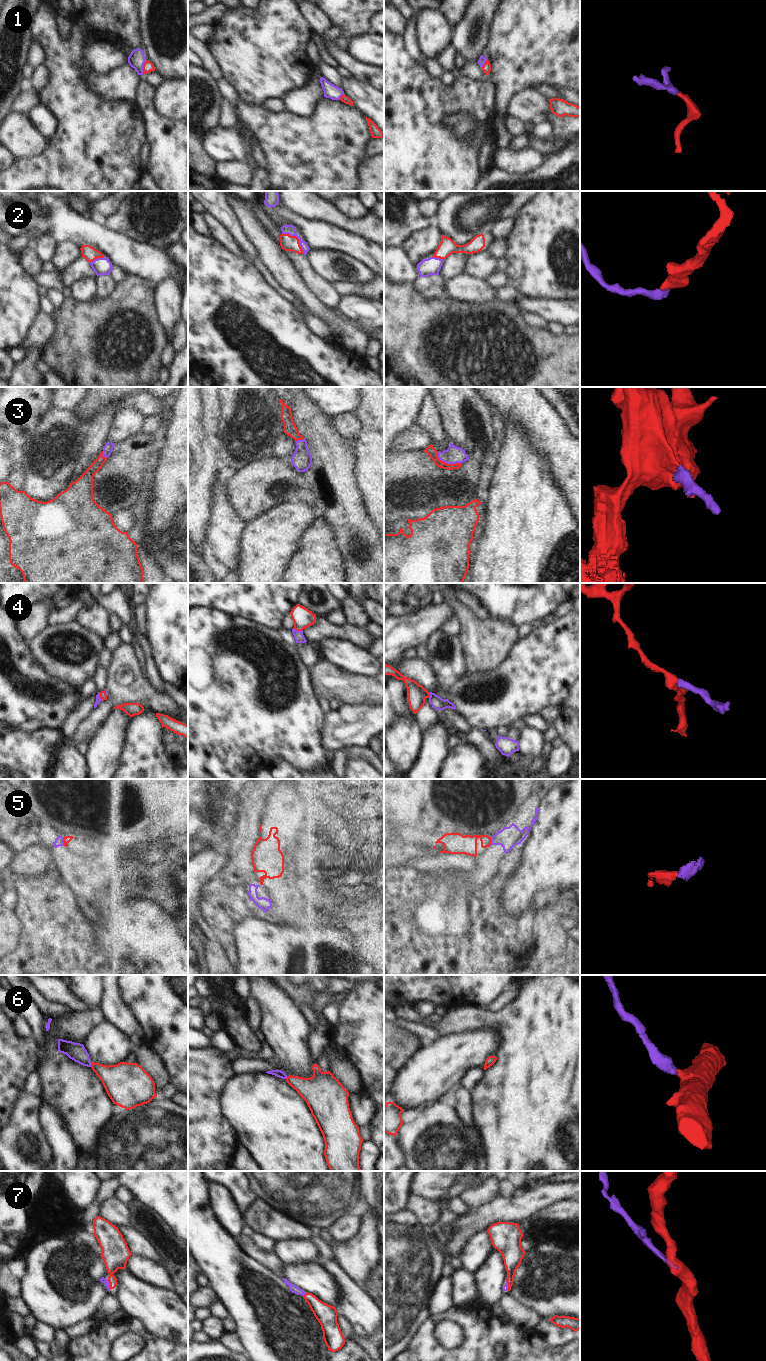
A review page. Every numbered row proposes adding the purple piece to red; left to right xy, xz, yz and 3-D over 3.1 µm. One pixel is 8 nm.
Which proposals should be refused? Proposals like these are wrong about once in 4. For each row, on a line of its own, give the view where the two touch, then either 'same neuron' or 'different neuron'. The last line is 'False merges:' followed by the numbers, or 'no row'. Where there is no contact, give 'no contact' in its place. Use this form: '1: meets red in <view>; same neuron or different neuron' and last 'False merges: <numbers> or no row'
1: meets red in xy; same neuron
2: meets red in xz; same neuron
3: meets red in yz; same neuron
4: meets red in xz; same neuron
5: meets red in xy; different neuron
6: meets red in xy; same neuron
7: meets red in xy; same neuron
False merges: 5

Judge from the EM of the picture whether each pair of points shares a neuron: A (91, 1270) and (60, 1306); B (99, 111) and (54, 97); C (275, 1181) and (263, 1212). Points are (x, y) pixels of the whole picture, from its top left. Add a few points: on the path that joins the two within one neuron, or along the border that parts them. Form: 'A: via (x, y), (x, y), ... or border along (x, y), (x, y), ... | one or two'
A: via (82, 1279), (64, 1297) | one
B: via (88, 111), (80, 111), (65, 97) | one
C: border along (257, 1198), (286, 1216) | two

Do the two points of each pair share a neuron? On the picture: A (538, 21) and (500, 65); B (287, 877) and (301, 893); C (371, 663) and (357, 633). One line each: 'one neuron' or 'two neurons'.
A: one neuron
B: two neurons
C: two neurons

